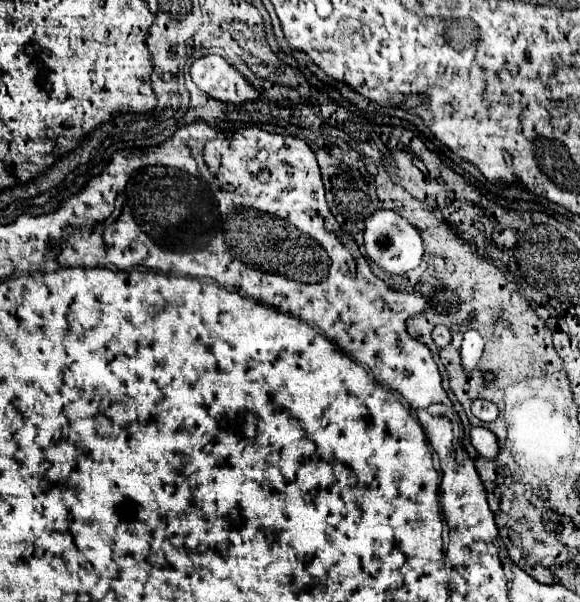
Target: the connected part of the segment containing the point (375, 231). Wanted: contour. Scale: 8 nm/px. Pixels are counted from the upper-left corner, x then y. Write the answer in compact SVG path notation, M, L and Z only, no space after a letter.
M377 210L365 222L365 252L375 264L379 264L389 274L405 274L421 264L425 254L425 244L419 236L419 230L413 224L409 224L405 218L401 218L397 212Z

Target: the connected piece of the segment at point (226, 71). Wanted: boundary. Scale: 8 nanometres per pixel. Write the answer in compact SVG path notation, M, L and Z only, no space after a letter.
M211 54L195 60L191 66L191 78L203 92L221 102L243 104L259 98L259 90L221 56Z

